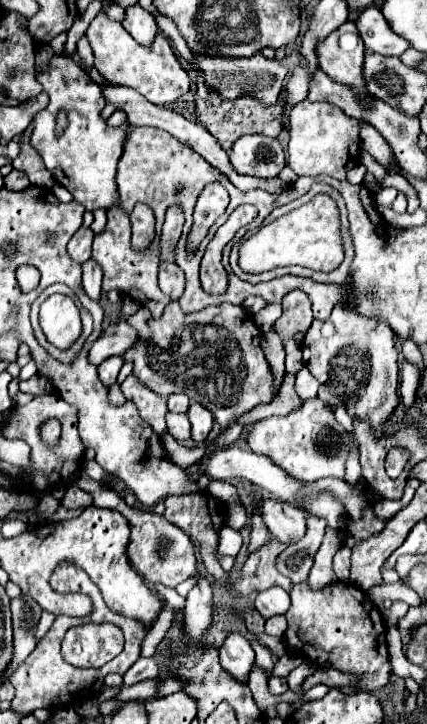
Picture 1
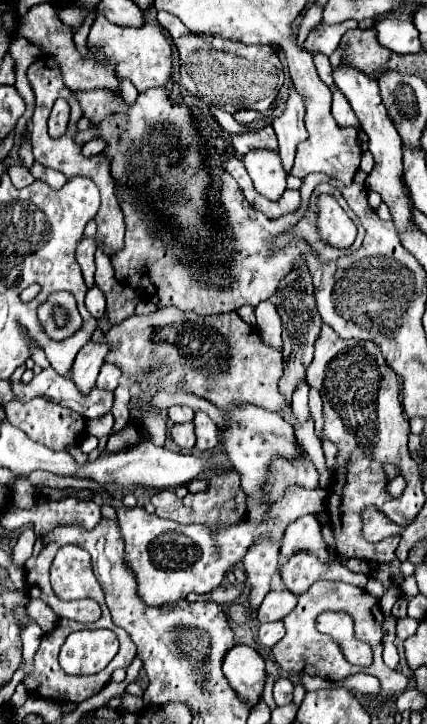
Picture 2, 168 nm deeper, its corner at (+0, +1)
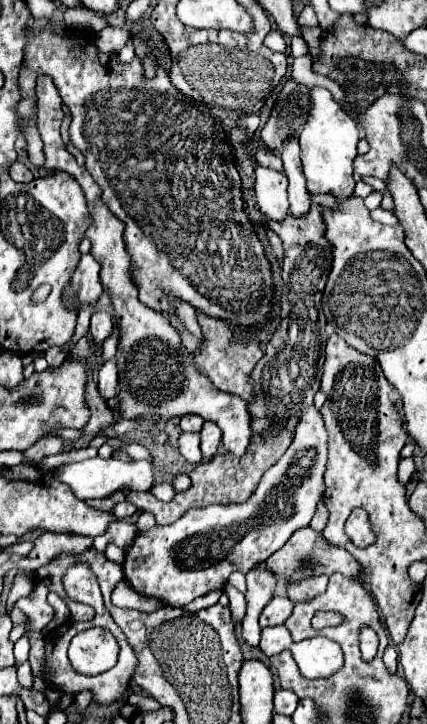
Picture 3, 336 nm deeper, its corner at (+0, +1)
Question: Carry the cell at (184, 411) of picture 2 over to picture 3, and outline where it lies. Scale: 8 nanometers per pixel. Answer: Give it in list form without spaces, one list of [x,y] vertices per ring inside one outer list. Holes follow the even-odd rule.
[[[185,415],[179,421],[181,431],[201,431],[201,425],[203,425],[203,419],[197,415]]]

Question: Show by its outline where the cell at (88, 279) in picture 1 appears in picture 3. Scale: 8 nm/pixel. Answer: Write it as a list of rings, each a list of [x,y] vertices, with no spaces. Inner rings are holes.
[[[95,311],[93,317],[91,317],[91,331],[89,331],[91,333],[91,339],[95,343],[103,343],[109,337],[111,327],[113,327],[111,315],[105,313],[105,311]]]

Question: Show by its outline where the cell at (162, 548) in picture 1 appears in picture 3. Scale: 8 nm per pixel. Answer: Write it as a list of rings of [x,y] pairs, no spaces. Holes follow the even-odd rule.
[[[311,405],[301,415],[297,423],[293,443],[285,451],[285,455],[275,463],[269,473],[263,475],[253,497],[239,505],[209,505],[203,509],[189,509],[179,521],[171,525],[155,525],[147,531],[139,531],[133,543],[125,549],[125,581],[143,597],[159,599],[165,607],[183,607],[199,595],[205,595],[213,589],[221,589],[233,571],[247,573],[261,561],[267,561],[277,549],[281,549],[293,531],[309,525],[317,503],[323,499],[325,483],[323,471],[327,465],[327,431],[321,421],[321,411]]]

